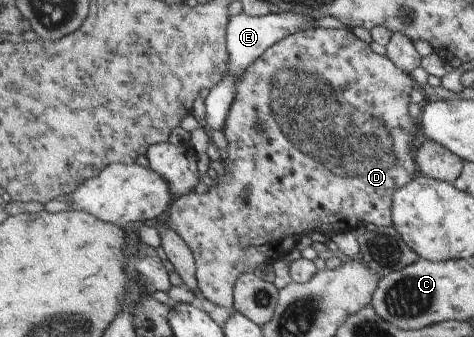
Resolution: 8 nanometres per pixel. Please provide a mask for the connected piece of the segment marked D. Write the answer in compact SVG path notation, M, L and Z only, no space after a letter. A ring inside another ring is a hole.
M315 28L314 30L299 31L285 37L273 47L265 51L247 71L238 85L238 96L235 103L231 105L227 125L223 134L228 140L228 156L222 162L225 169L223 175L215 178L215 184L208 189L206 194L197 194L195 191L184 196L174 198L169 209L168 224L175 229L183 241L189 244L191 251L198 264L199 288L203 296L214 305L225 307L232 311L234 309L235 286L242 274L255 271L261 263L271 263L283 259L290 253L295 245L299 243L302 235L307 231L317 231L331 238L338 232L347 232L353 228L363 227L364 224L372 223L375 227L394 226L393 195L406 186L412 179L417 165L413 159L411 143L413 143L413 129L419 121L409 115L411 105L411 77L401 68L397 67L389 57L378 55L371 49L369 43L361 41L351 28L329 29Z

